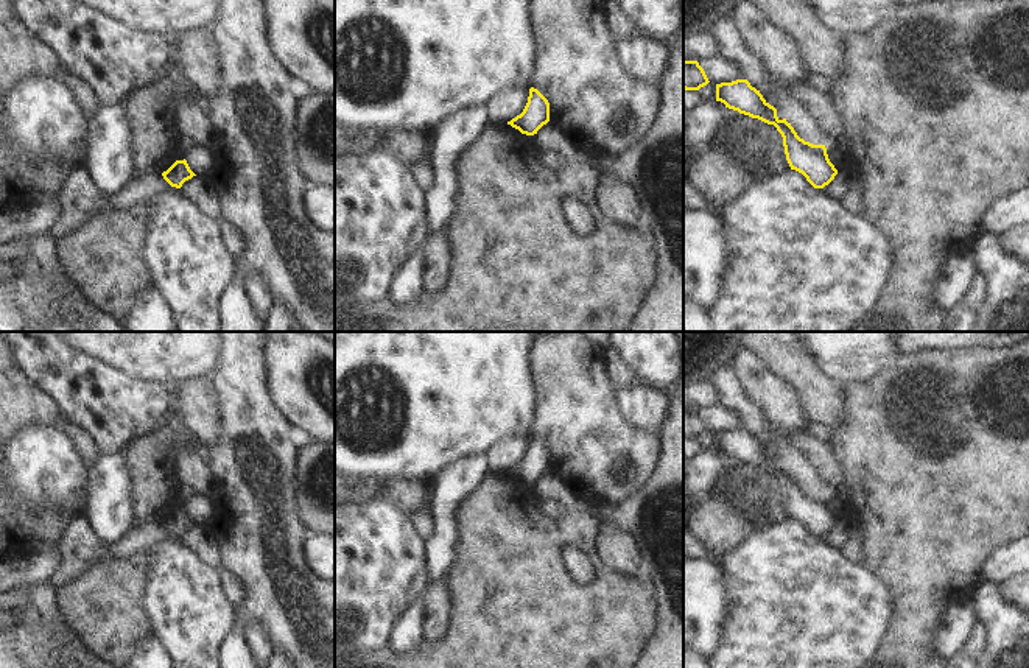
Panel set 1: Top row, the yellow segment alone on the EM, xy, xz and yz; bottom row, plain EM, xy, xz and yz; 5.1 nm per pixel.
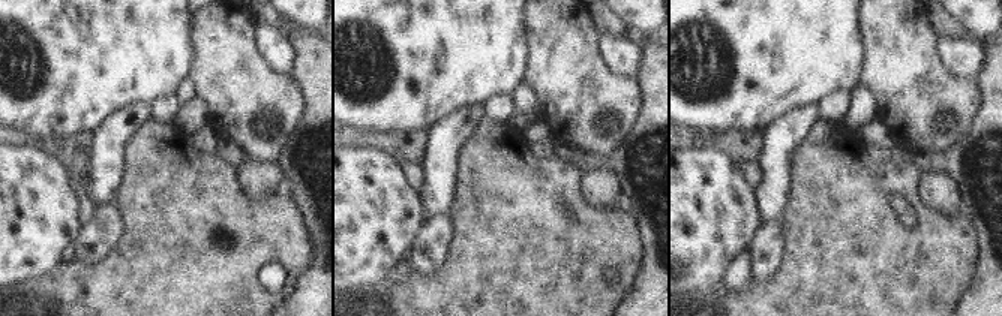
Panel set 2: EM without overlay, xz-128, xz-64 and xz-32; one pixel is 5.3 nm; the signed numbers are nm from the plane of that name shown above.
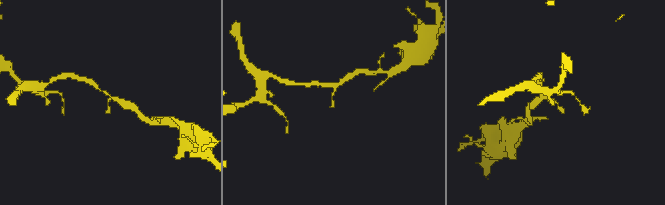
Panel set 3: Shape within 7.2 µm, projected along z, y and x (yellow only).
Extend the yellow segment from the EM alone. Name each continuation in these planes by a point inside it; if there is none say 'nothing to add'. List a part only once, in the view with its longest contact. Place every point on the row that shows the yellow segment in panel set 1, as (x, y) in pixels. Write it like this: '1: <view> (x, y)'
nothing to add

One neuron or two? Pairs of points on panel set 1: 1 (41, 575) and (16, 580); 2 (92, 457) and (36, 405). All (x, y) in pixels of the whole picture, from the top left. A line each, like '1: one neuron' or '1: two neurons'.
1: one neuron
2: one neuron

